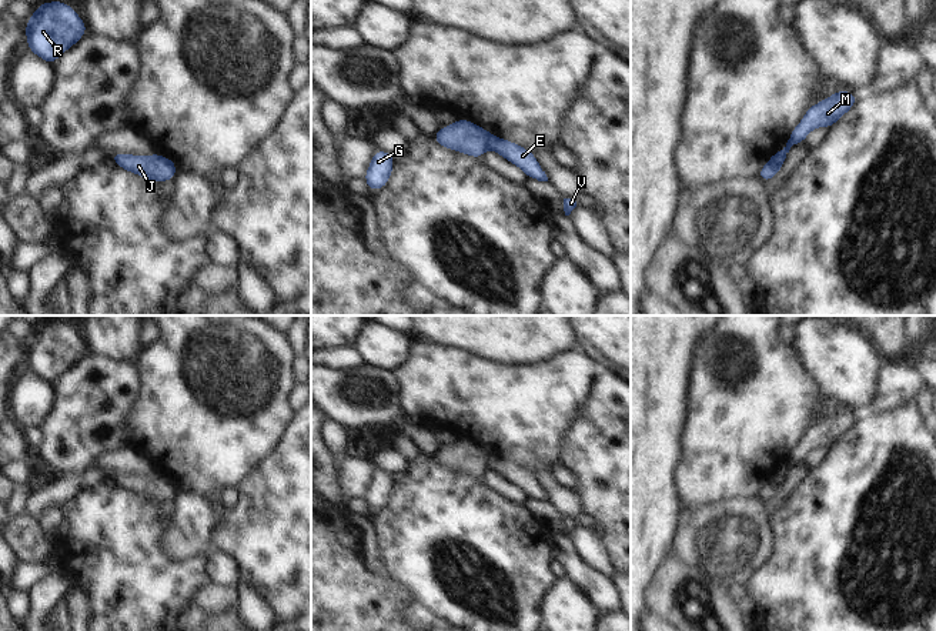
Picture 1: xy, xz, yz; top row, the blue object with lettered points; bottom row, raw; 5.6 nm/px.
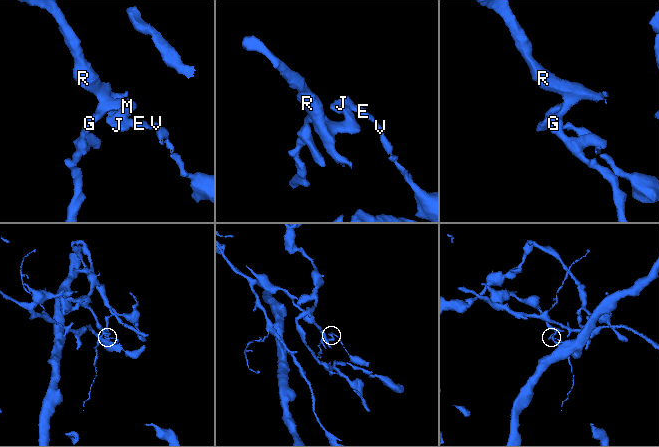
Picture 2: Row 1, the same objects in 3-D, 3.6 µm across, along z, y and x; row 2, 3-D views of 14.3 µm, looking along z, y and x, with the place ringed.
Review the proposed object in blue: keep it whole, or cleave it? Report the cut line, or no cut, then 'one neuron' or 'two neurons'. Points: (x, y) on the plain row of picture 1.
xz (490, 453), (485, 468) | two neurons

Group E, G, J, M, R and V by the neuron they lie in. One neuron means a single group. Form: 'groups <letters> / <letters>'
groups E V / G J M R

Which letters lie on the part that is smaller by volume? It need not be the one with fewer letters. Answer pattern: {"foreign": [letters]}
{"foreign": ["E", "V"]}

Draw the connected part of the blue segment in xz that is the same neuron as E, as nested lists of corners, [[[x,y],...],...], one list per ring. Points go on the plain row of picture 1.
[[[491,453],[487,458],[487,470],[494,470],[497,474],[502,475],[505,480],[519,487],[528,498],[548,501],[545,491],[541,488],[532,471],[507,458],[499,458]]]

